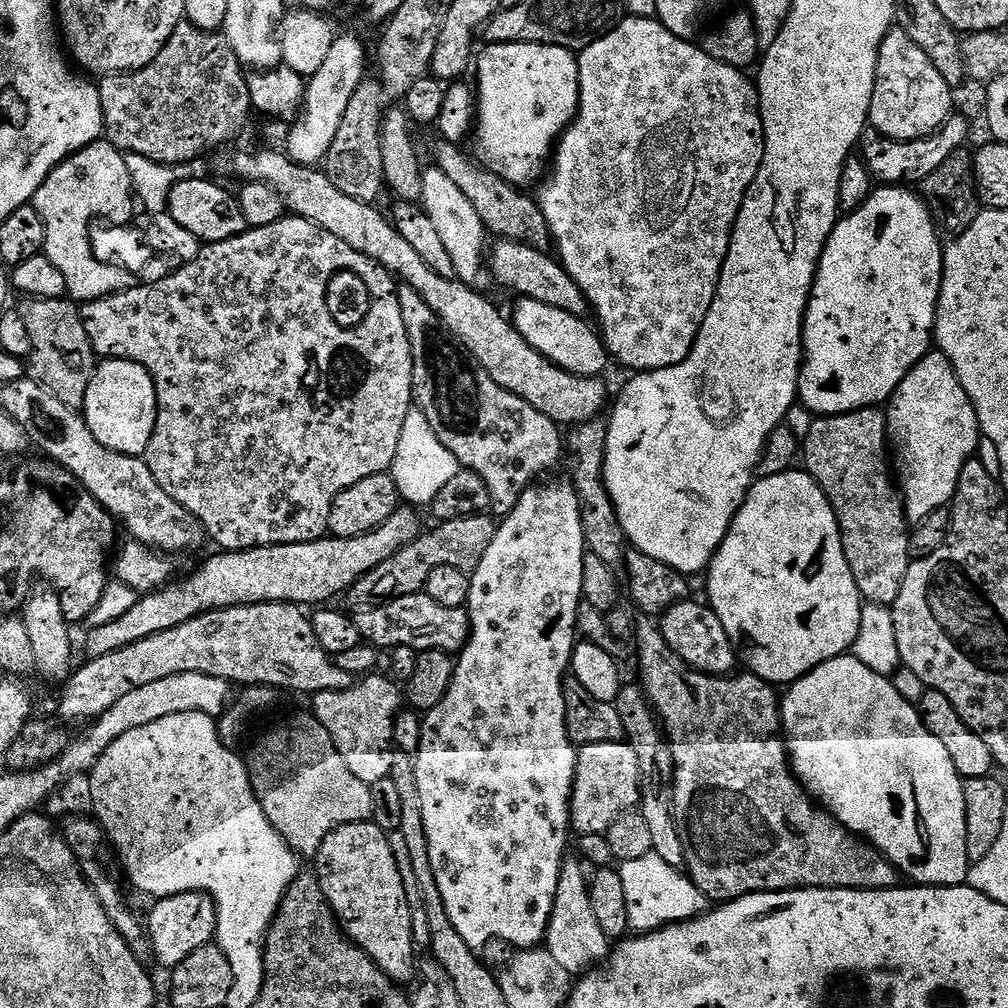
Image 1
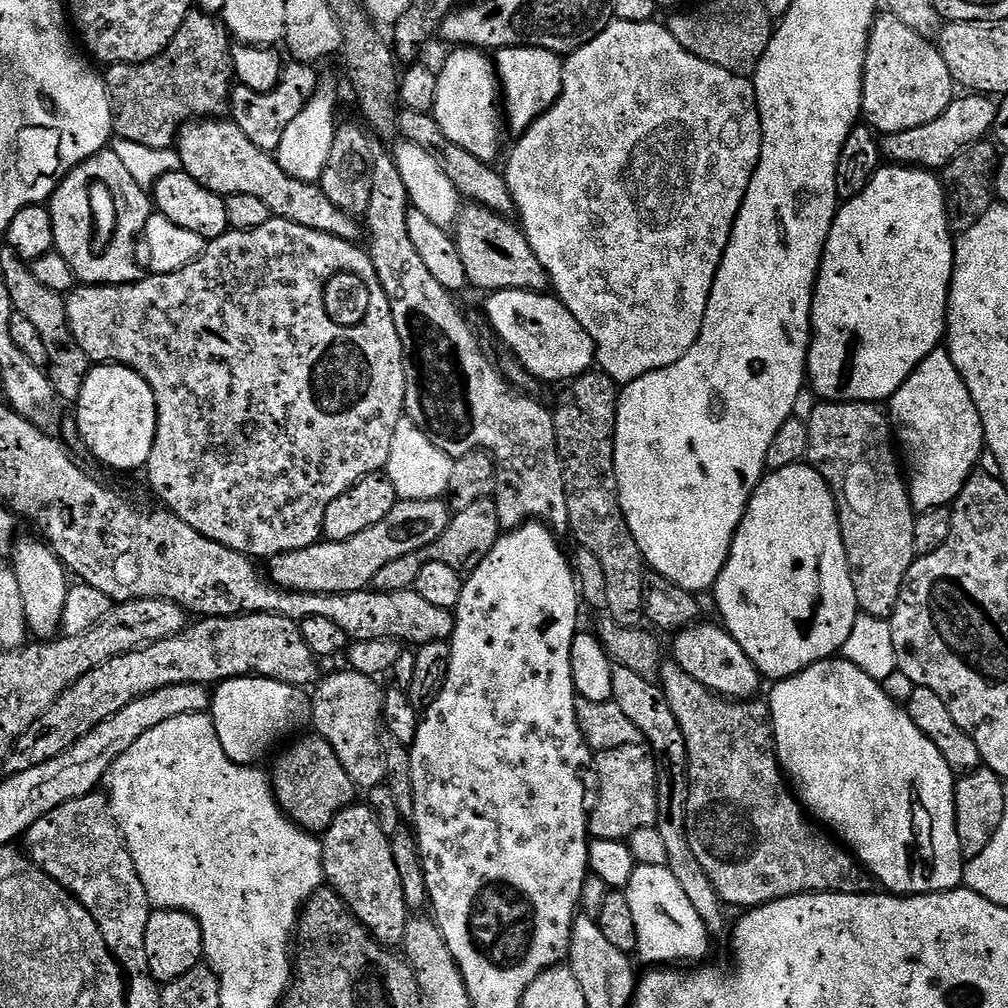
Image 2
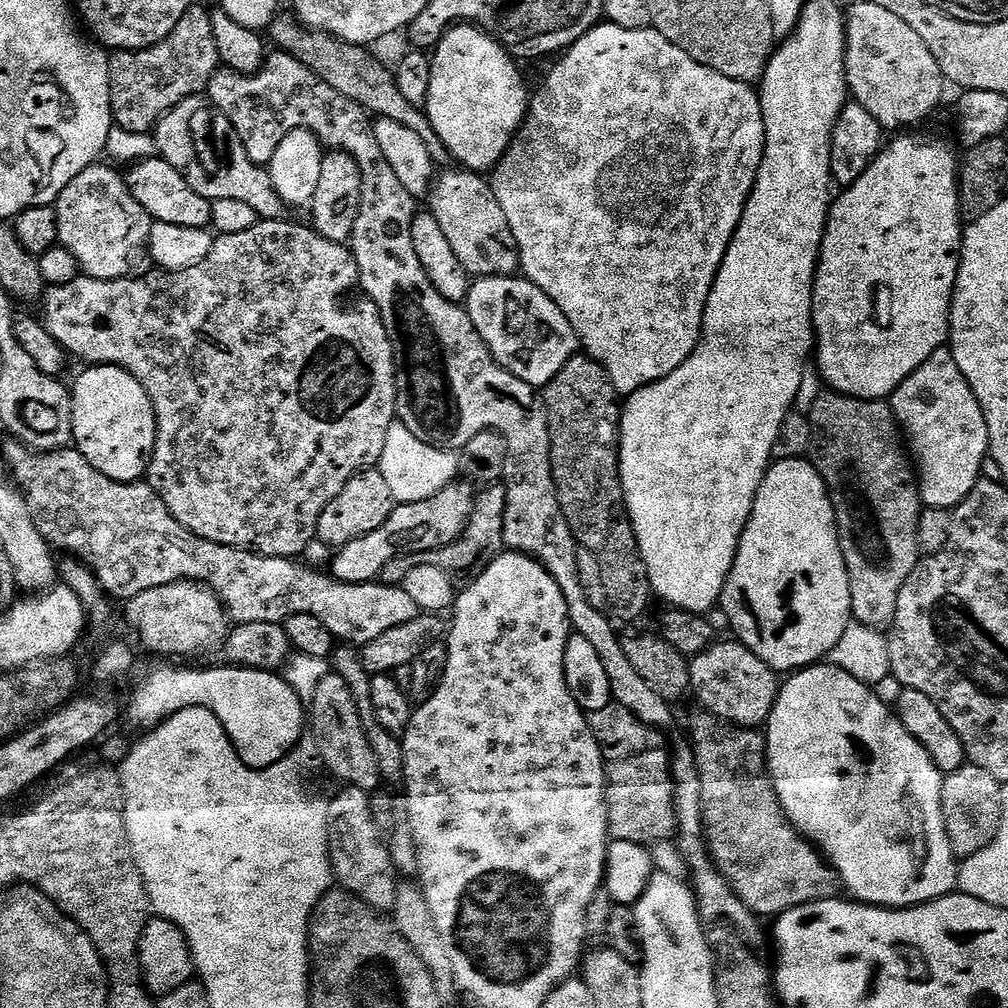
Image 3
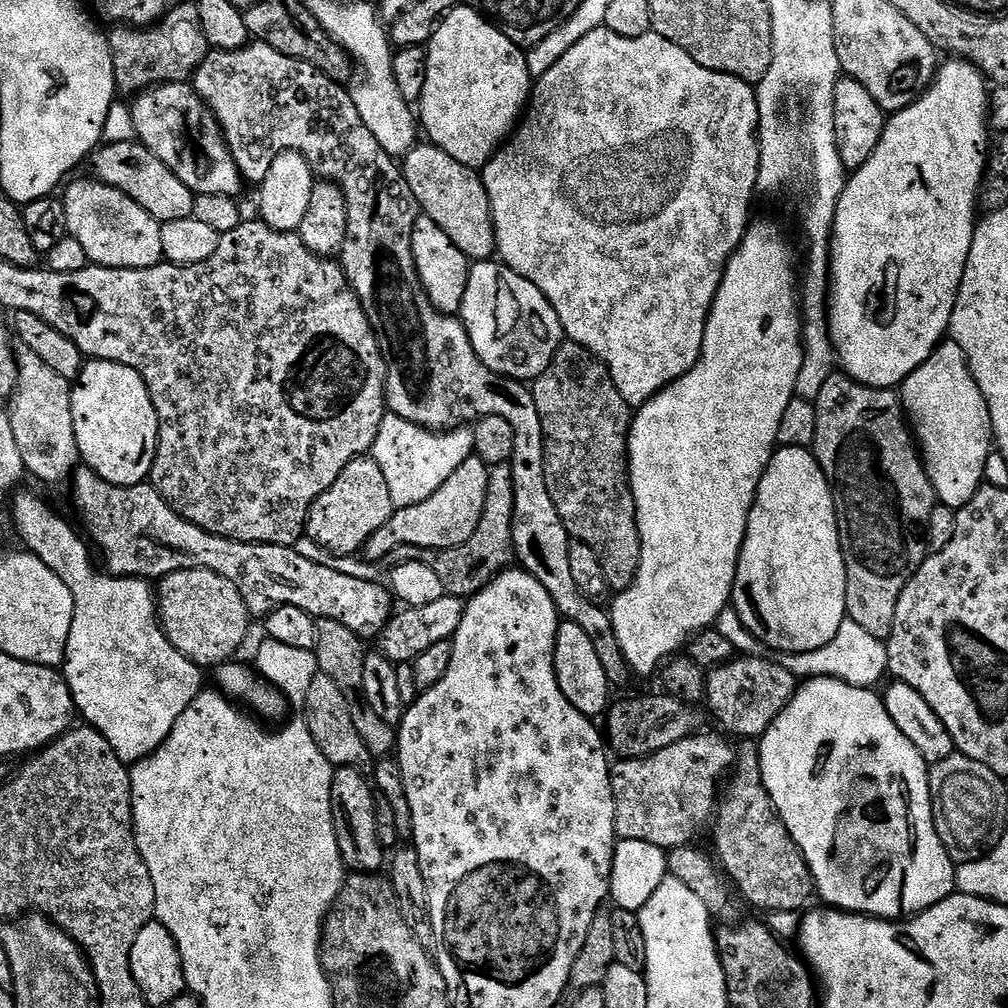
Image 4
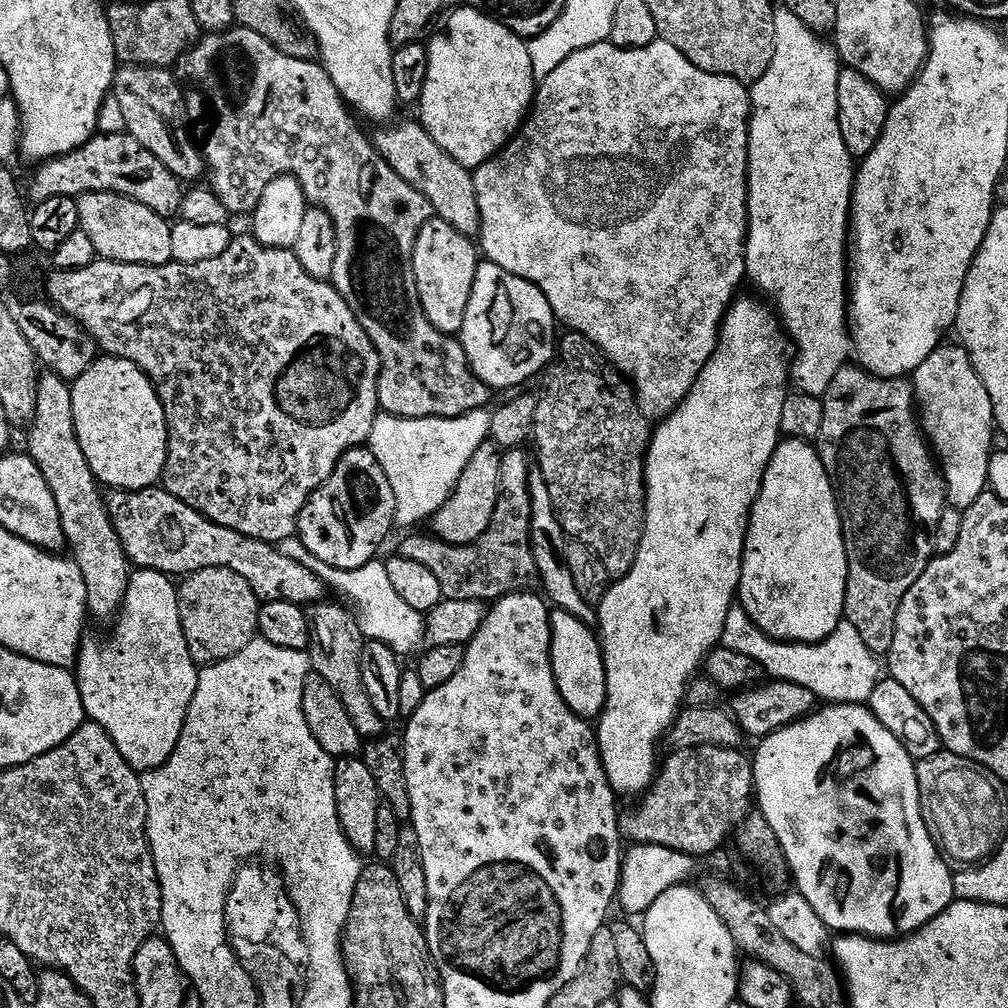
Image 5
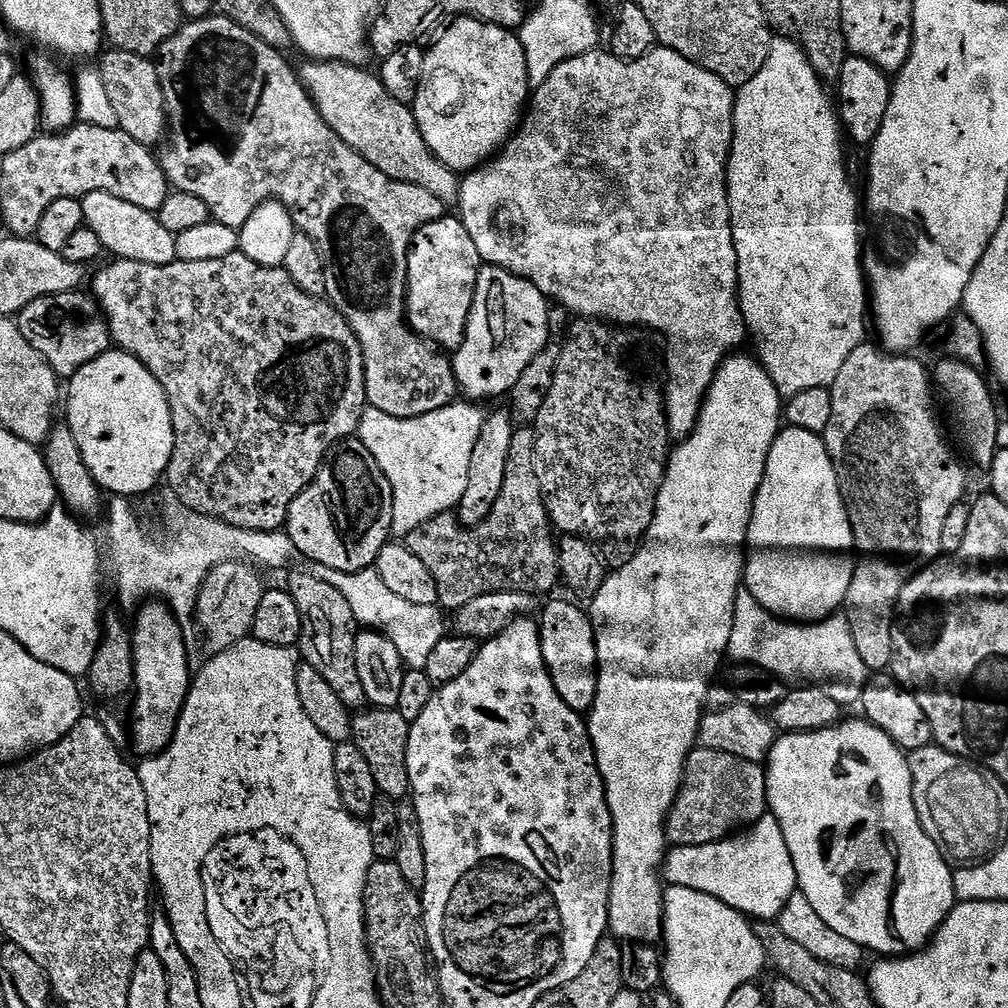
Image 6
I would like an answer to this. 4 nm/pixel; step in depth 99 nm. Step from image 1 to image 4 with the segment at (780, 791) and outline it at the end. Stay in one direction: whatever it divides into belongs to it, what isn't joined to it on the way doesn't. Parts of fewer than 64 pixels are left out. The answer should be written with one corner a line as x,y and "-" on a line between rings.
752,742
741,744
744,745
739,745
730,779
714,813
715,855
719,867
734,885
735,891
740,891
754,907
761,908
762,913
799,913
805,907
803,904
813,899
812,875
806,866
806,858
798,850
794,838
790,838
780,815
776,813
776,807
772,805
762,778
759,747

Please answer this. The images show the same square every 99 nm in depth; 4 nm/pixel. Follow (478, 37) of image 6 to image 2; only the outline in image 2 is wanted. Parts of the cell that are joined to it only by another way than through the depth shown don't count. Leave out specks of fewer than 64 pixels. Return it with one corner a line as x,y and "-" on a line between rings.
457,47
444,60
444,65
439,65
436,77
438,78
438,98
434,98
431,115
436,117
438,126
454,146
462,146
474,158
495,161
495,156
500,152
500,124
502,128
502,96
498,91
498,77
493,61
488,60
483,51
474,48

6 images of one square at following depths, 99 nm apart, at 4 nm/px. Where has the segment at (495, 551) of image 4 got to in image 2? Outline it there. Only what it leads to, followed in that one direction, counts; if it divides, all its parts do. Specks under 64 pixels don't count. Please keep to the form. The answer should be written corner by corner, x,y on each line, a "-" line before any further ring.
489,498
482,502
474,502
474,506
466,506
466,510
455,513
449,519
446,530
438,542
427,544
422,550
414,554
406,554
406,558
394,558
378,574
374,574
371,587
377,592
406,592
415,585
418,578
418,570
426,566
430,561
446,562
446,566
454,566
461,574
470,574
490,554
497,540
502,535
502,529
498,522
498,510
495,499

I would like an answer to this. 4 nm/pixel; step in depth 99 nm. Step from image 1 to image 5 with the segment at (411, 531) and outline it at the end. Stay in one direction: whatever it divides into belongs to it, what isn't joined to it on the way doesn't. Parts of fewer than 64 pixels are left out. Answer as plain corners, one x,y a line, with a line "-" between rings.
486,442
470,458
466,470
462,470
462,478
458,478
456,491
441,508
434,513
430,521
431,535
437,536
448,544
469,544
490,526
490,518
494,518
494,506
498,506
500,497
500,457
495,444

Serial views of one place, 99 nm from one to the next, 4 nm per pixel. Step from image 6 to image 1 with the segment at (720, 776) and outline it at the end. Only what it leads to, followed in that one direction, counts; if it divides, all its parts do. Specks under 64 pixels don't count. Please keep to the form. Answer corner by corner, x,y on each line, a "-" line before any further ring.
621,742
585,744
576,753
576,780
572,783
572,827
577,837
603,836
610,826
640,802
640,771
634,750

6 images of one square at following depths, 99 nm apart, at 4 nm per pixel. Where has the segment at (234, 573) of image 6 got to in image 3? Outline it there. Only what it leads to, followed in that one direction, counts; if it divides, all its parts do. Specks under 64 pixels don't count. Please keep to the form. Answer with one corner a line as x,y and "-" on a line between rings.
179,580
166,586
142,590
124,605
124,620
132,632
160,658
190,656
221,647
228,637
230,621
216,593
194,580

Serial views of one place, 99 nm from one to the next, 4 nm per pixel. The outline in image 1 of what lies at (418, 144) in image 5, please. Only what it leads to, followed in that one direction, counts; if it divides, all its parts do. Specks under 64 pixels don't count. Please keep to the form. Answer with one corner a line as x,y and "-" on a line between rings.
497,239
495,243
493,248
491,245
490,255
486,260
486,267
495,283
497,280
502,287
517,292
515,294
517,297
542,302
546,306
554,306
558,310
566,310
566,314
574,314
581,318
589,315
588,300
555,255
525,244
516,244
513,240

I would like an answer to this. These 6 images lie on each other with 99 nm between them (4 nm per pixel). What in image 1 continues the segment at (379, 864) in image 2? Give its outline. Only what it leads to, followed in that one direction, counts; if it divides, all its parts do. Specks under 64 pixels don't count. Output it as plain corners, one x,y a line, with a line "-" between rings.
371,819
342,825
326,835
321,848
314,857
314,874
320,880
322,894
326,894
336,921
345,936
357,944
397,985
407,985
407,980
417,975
418,946
412,937
410,902
406,902
406,886
402,886
402,874
398,874
398,862
394,862
394,850
390,850
389,833
383,832

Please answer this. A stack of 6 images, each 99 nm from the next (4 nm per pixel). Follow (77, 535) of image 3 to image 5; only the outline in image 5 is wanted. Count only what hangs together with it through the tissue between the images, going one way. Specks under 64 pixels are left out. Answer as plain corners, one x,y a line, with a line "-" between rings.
162,486
137,492
112,490
105,495
104,505
110,514
110,522
114,522
114,530
128,556
129,565
137,569
153,568
173,578
184,578
207,567
226,567
246,578
261,602
289,600
301,606
311,606
325,599
324,581
300,562
286,558
277,545
251,540
246,534
238,534
238,530
210,522

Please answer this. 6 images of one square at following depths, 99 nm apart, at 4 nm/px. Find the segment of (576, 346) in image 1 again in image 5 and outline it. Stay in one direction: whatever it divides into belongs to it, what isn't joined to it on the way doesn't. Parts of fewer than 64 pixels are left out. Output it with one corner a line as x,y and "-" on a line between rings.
480,263
470,306
466,306
466,322
458,339
464,345
474,374
483,384
493,390
516,388
531,376
539,377
558,351
556,328
556,316
538,286
502,270
497,264

